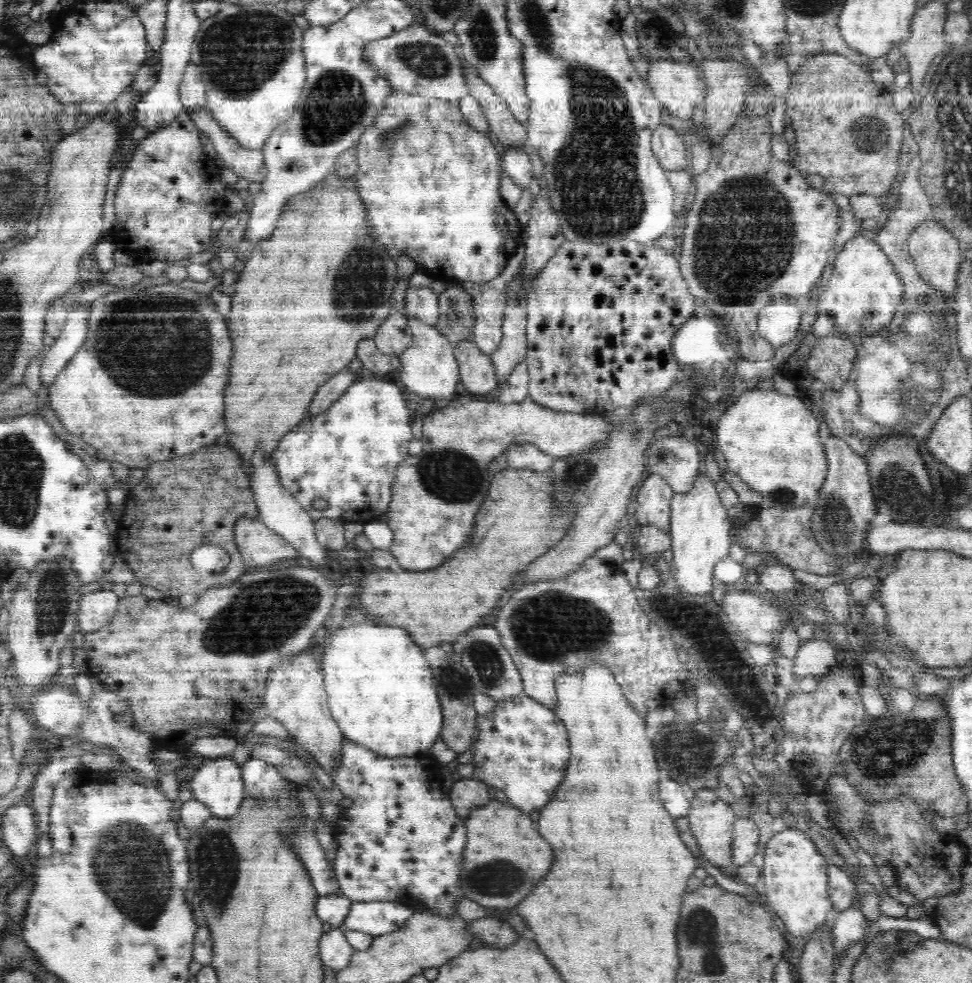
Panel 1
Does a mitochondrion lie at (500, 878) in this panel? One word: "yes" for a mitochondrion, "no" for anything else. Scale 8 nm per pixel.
yes

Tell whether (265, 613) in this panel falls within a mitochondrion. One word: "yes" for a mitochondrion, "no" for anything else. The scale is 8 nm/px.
yes

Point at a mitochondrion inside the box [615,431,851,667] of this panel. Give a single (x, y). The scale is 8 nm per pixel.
(712, 627)

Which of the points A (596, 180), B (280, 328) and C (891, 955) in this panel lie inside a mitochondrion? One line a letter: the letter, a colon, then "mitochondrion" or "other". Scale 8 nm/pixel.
A: mitochondrion
B: other
C: mitochondrion

